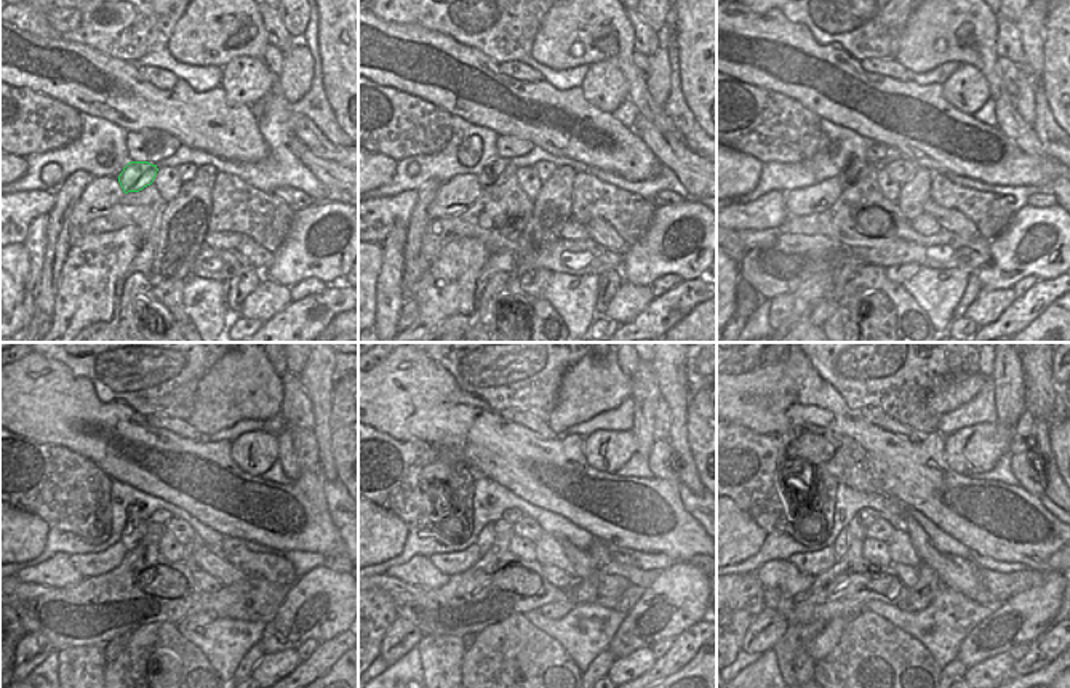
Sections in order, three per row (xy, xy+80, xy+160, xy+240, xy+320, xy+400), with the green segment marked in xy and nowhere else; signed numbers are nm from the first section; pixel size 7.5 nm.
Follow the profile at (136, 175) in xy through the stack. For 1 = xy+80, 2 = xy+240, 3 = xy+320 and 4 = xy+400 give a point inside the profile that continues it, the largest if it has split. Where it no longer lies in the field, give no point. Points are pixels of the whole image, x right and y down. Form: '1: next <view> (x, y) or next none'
1: next xy+80 (498, 170)
2: next xy+240 (133, 533)
3: next xy+320 (487, 535)
4: next xy+400 (842, 543)

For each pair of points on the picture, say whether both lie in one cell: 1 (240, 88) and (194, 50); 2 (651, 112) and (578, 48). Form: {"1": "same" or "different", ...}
{"1": "different", "2": "same"}

